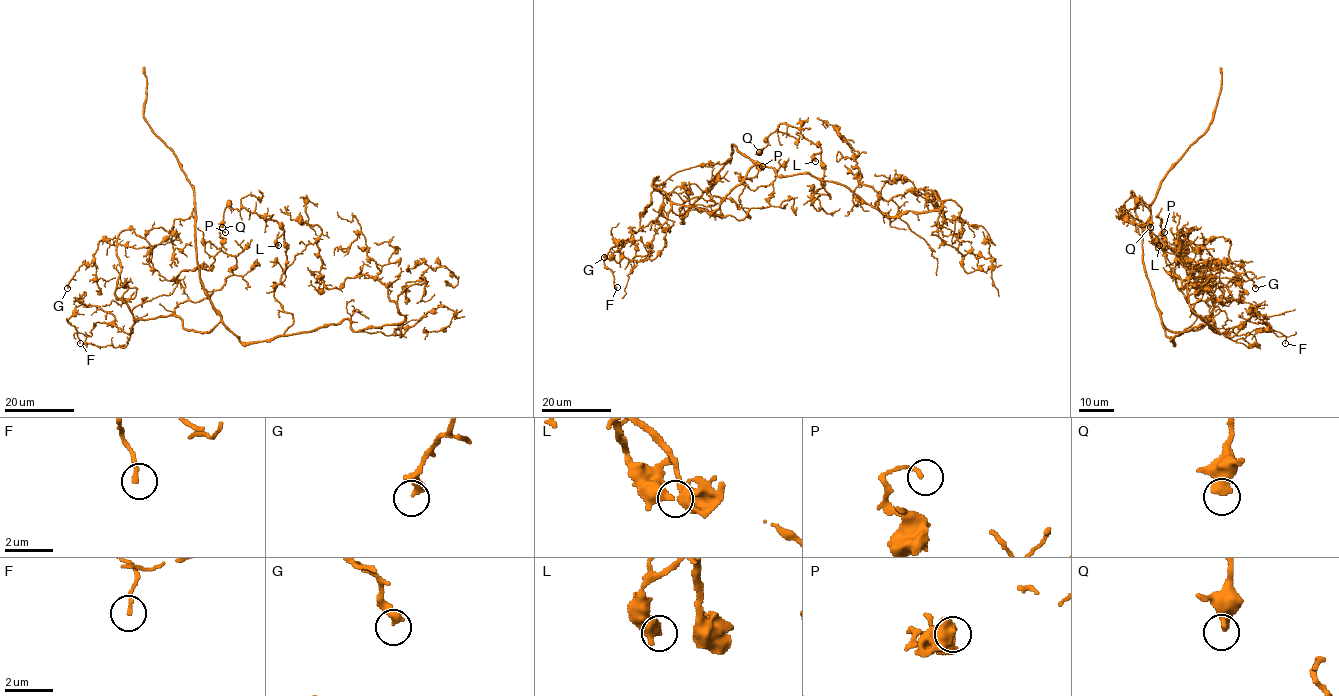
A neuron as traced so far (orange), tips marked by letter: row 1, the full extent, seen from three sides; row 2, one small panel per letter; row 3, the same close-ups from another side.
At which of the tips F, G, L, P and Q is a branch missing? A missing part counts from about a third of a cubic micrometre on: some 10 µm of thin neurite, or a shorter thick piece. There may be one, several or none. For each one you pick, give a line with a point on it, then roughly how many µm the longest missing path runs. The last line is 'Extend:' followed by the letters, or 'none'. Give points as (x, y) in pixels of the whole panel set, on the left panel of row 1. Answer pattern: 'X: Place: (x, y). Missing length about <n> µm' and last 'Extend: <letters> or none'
Extend: none

